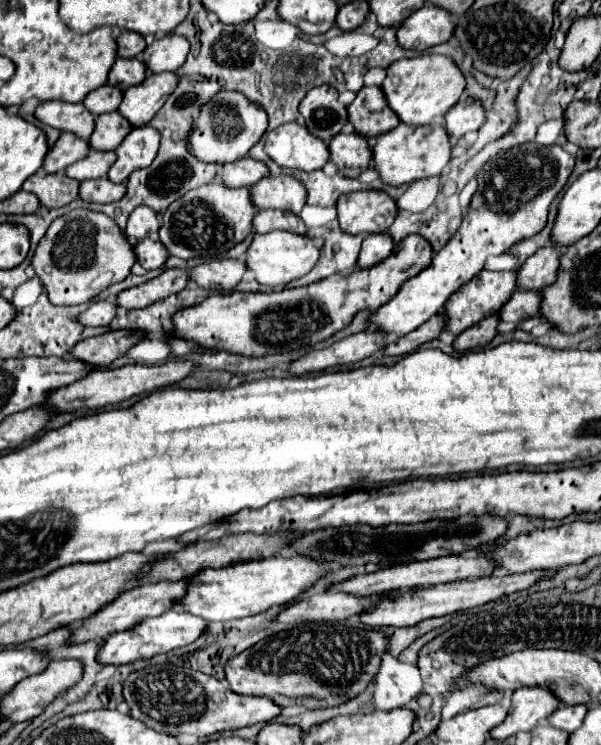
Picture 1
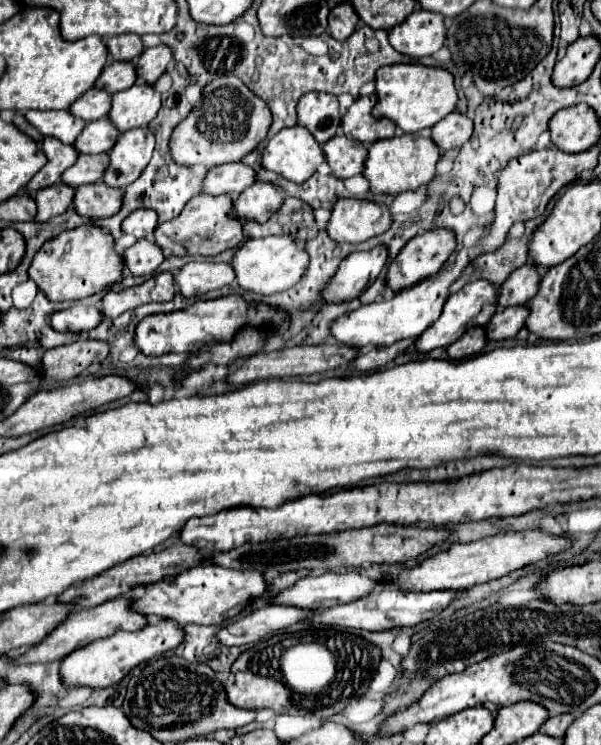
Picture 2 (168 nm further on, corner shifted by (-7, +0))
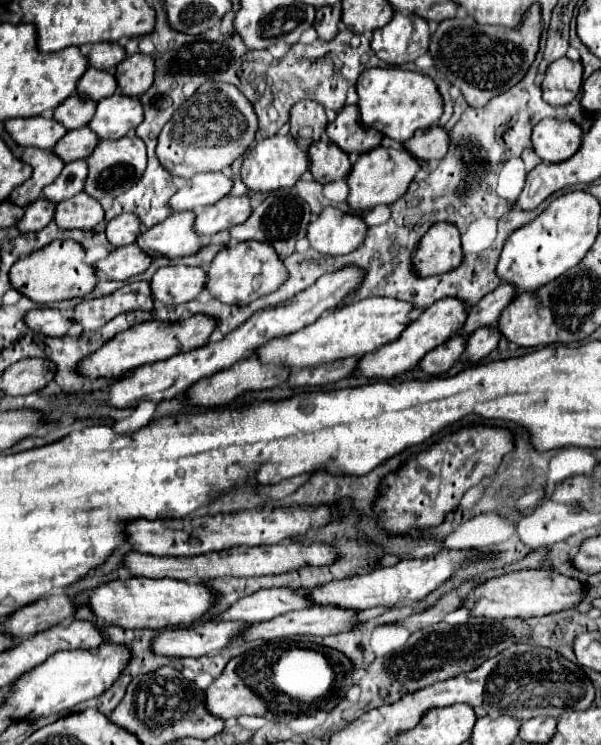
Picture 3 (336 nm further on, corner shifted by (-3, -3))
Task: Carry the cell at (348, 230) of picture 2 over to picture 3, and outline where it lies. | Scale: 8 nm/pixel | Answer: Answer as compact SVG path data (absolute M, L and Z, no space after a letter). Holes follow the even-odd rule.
M325 207L317 219L307 227L307 239L311 247L323 255L347 255L355 251L367 233L367 225L361 217L341 213L335 207Z

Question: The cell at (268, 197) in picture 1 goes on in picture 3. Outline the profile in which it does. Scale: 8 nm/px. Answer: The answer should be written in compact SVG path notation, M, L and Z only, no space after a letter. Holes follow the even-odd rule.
M223 197L219 203L205 207L195 217L195 231L201 237L211 237L223 229L231 229L233 225L243 223L251 215L249 197Z

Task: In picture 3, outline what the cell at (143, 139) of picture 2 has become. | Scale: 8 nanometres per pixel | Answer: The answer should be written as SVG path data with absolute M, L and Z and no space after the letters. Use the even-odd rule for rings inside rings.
M125 135L117 141L99 141L95 151L87 157L87 167L89 175L85 181L85 193L103 205L109 205L117 195L125 193L141 179L147 167L145 143L137 135Z

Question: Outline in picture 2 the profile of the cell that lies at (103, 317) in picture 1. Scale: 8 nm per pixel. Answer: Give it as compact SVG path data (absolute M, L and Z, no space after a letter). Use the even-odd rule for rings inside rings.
M75 304L59 310L51 316L51 326L61 332L87 332L93 330L103 320L103 314L95 306Z

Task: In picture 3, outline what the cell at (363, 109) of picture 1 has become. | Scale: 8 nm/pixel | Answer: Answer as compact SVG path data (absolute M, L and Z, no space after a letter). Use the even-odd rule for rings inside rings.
M345 105L333 123L327 125L327 137L345 153L367 153L375 149L383 135L379 131L373 131L371 127L363 127L359 119L359 109L357 105Z

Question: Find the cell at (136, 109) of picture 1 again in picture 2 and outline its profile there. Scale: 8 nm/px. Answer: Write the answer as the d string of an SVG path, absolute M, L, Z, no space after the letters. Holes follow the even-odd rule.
M133 84L111 96L109 120L119 132L147 126L161 108L161 94L151 84Z

